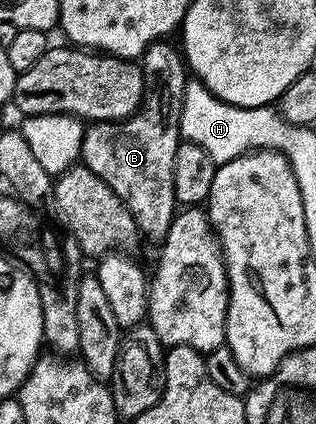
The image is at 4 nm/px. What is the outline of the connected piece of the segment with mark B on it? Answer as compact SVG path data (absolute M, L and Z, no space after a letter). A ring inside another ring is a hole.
M170 41L146 48L140 60L146 92L136 114L120 123L95 123L82 136L81 162L120 197L132 213L143 240L161 244L176 214L173 193L173 162L180 142L180 117L186 96L188 68L183 52ZM175 47L175 48L174 48ZM187 75L187 76L186 76Z

